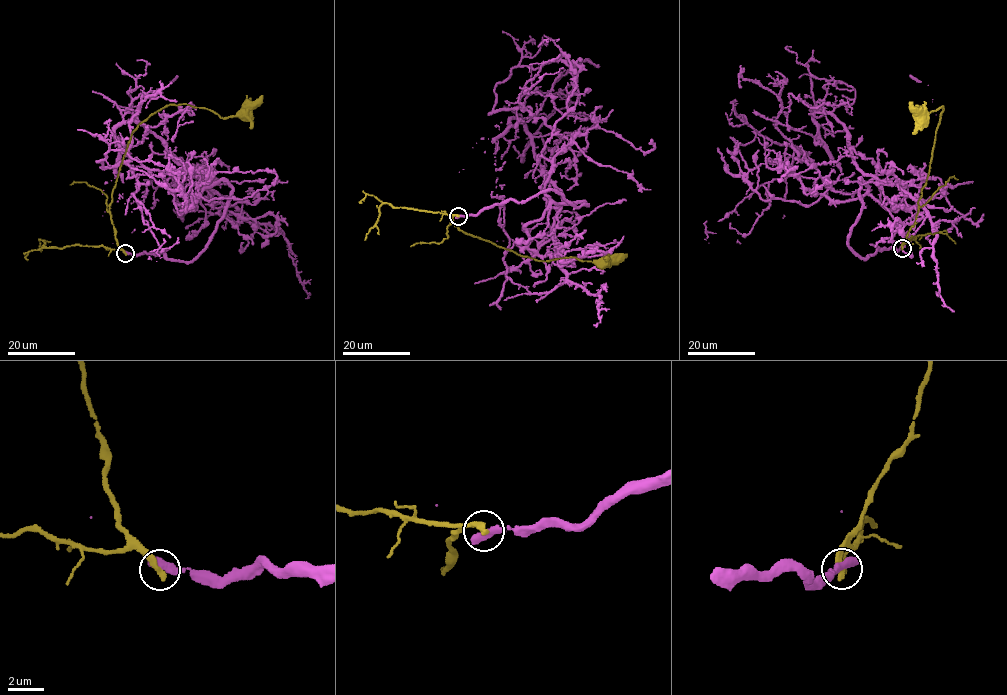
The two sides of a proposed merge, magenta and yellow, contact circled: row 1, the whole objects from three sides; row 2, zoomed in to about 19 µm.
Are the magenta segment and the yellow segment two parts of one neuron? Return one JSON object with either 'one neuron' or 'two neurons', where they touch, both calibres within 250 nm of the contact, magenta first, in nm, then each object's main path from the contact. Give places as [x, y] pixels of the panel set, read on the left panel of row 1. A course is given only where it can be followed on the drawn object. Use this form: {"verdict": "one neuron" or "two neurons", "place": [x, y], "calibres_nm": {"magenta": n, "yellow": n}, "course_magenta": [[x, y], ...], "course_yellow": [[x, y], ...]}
{"verdict": "two neurons", "place": [125, 253], "calibres_nm": {"magenta": 600, "yellow": 360}, "course_magenta": [[126, 253], [190, 262], [232, 186], [189, 206], [190, 172], [131, 159], [131, 194], [170, 237], [156, 261]], "course_yellow": [[125, 253], [114, 229], [110, 205], [127, 144], [136, 127], [170, 105], [210, 109], [221, 118], [246, 115]]}

